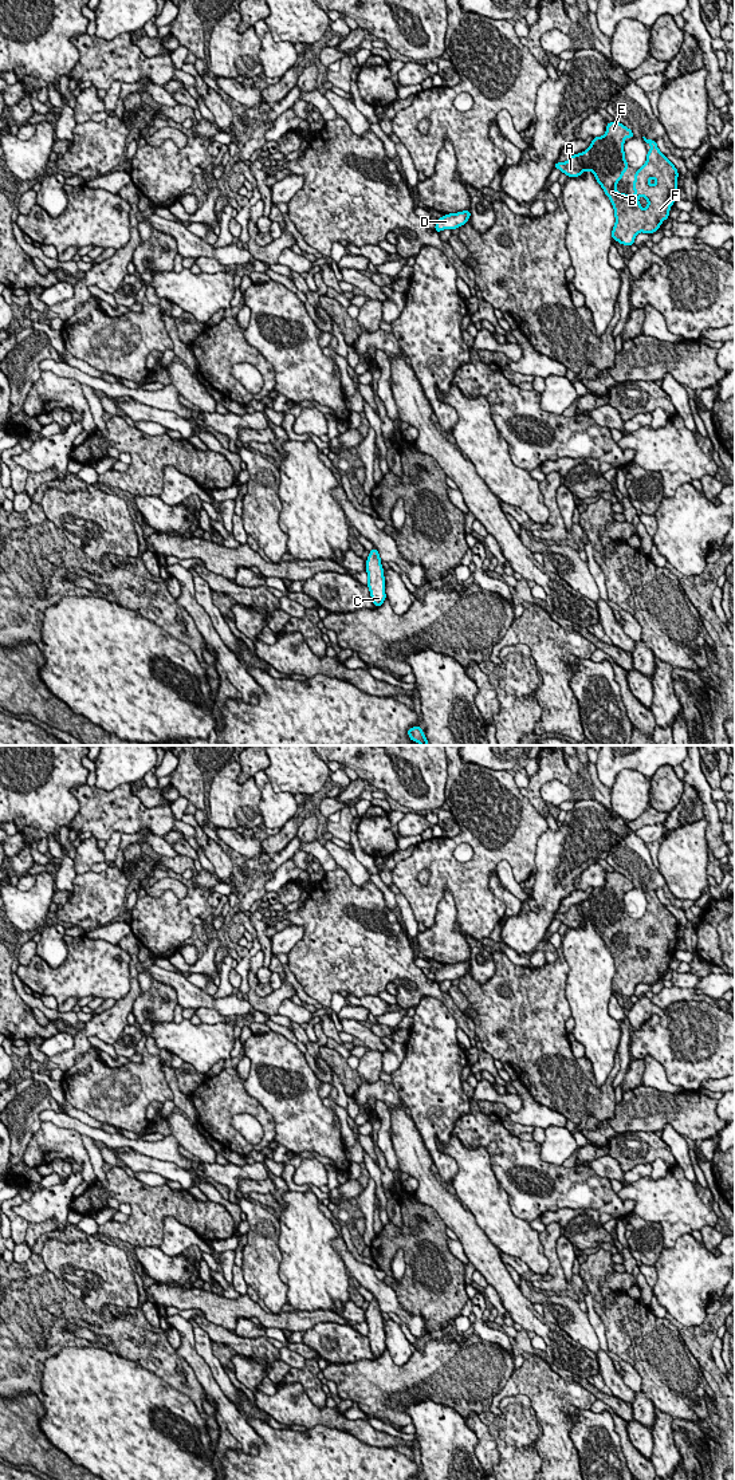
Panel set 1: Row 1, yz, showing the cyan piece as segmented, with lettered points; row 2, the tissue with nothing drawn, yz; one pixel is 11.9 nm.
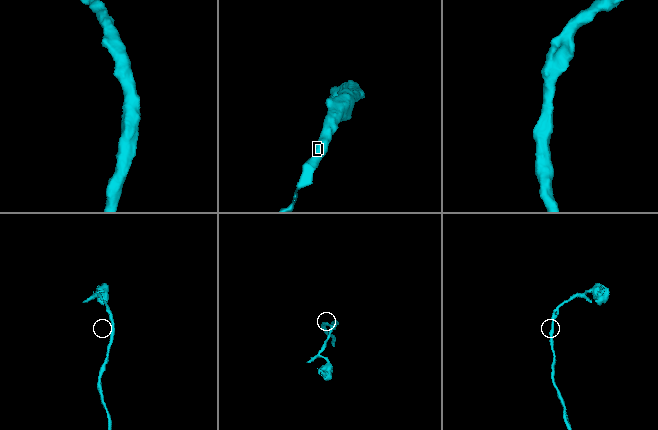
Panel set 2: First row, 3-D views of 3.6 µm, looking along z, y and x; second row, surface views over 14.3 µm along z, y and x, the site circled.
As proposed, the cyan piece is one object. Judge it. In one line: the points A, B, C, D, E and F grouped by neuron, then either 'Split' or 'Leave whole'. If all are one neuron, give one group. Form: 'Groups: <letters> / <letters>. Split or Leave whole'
Groups: A B C D E F. Leave whole

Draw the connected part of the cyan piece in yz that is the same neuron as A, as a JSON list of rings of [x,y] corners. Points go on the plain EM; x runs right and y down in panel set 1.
[[[608,873],[606,883],[594,887],[583,904],[570,906],[566,913],[554,914],[554,918],[567,928],[579,928],[586,921],[594,924],[596,932],[614,960],[616,973],[612,989],[628,997],[634,995],[640,983],[652,985],[664,971],[669,969],[679,940],[676,917],[661,904],[656,891],[642,887],[651,896],[651,901],[646,904],[644,917],[638,918],[633,926],[634,945],[618,944],[617,933],[629,918],[624,890],[633,887],[633,882],[622,874]]]

